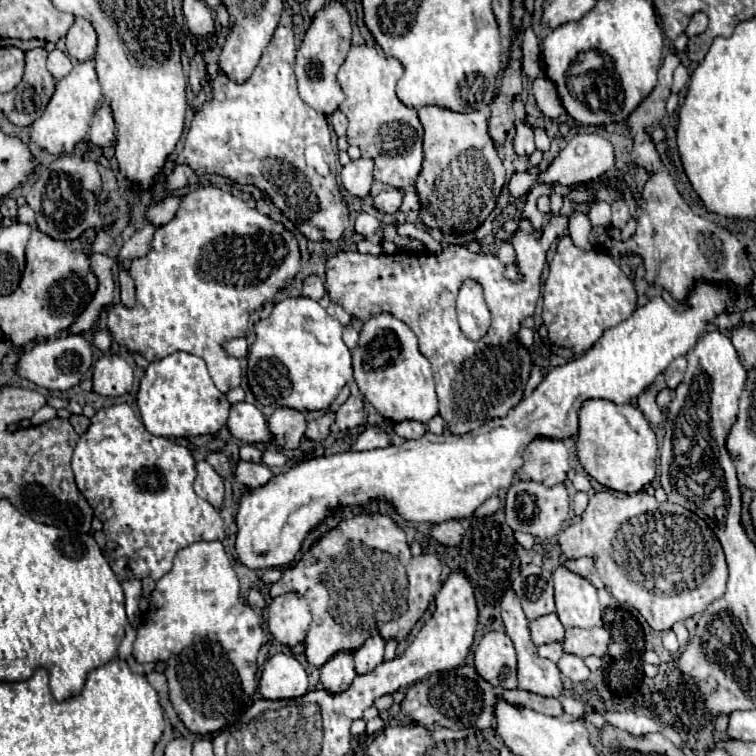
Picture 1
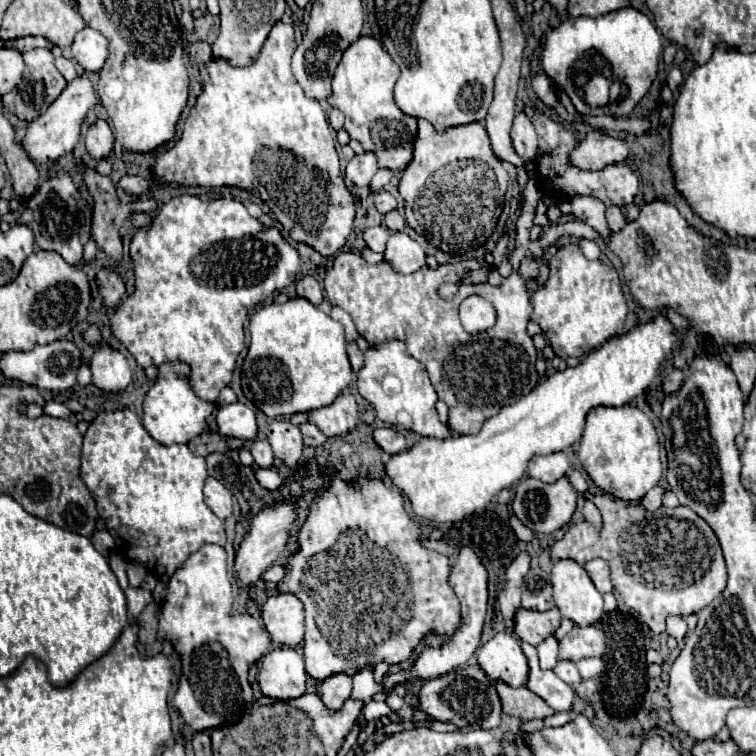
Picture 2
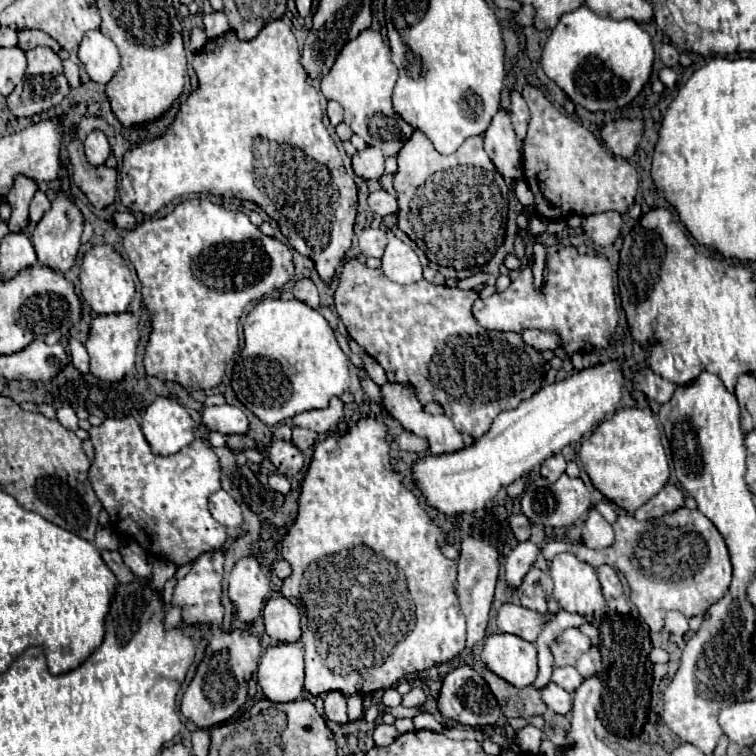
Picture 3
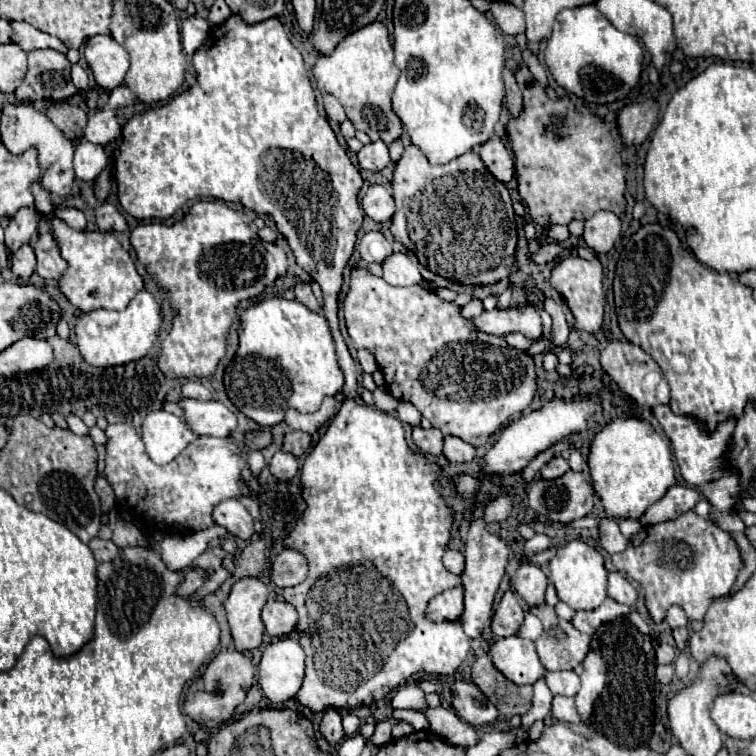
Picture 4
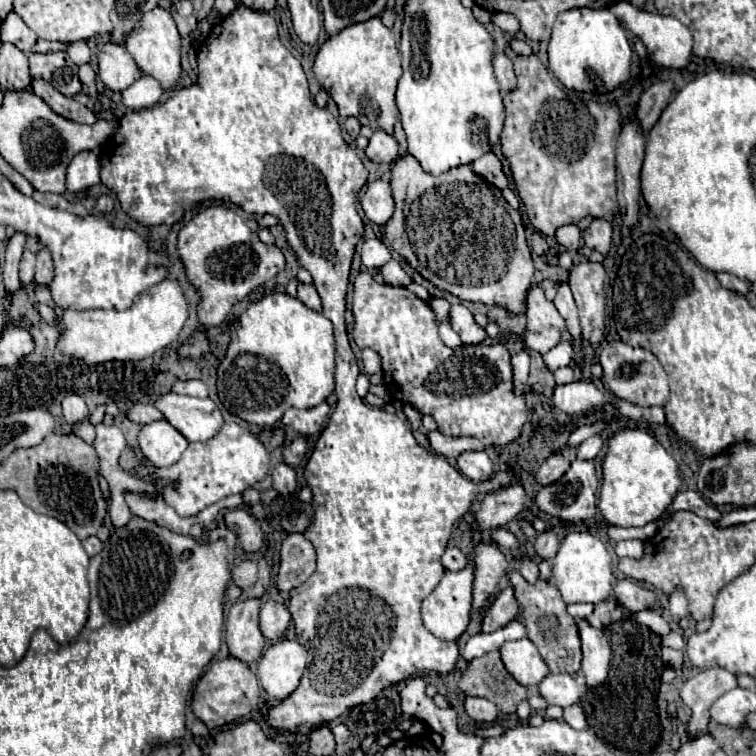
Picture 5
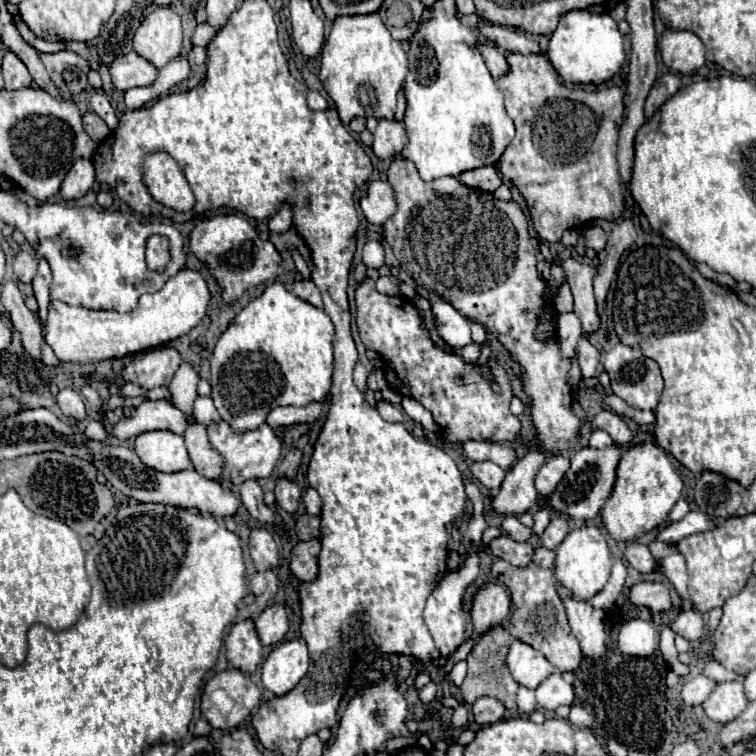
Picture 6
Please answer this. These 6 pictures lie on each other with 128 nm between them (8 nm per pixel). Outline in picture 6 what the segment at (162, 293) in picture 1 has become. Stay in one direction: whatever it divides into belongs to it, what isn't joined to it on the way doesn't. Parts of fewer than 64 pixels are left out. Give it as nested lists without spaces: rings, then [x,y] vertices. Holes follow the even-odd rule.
[[[218,214],[198,220],[196,226],[190,230],[188,248],[200,262],[208,266],[208,272],[220,286],[224,304],[236,302],[252,286],[274,280],[282,264],[282,258],[274,244],[270,240],[260,240],[258,232],[242,214]]]

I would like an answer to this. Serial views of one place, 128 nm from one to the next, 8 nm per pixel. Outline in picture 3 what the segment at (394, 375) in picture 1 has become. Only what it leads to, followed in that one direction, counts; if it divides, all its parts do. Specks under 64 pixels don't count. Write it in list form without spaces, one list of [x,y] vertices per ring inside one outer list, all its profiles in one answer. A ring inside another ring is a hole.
[[[386,380],[386,384],[380,386],[380,394],[382,394],[382,406],[390,412],[392,418],[396,418],[406,430],[414,432],[420,438],[426,438],[428,442],[428,450],[432,454],[440,454],[440,452],[456,452],[456,448],[464,448],[464,440],[460,436],[460,432],[454,428],[452,420],[446,416],[432,416],[424,410],[422,402],[418,400],[416,394],[416,386],[408,384],[408,382],[390,382]]]

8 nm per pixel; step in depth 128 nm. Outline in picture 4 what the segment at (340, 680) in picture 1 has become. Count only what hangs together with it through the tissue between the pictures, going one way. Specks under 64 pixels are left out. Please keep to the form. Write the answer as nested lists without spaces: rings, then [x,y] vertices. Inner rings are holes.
[[[328,708],[324,712],[324,718],[320,722],[320,730],[324,734],[324,738],[330,744],[338,744],[344,738],[344,730],[342,730],[342,714],[338,708]]]

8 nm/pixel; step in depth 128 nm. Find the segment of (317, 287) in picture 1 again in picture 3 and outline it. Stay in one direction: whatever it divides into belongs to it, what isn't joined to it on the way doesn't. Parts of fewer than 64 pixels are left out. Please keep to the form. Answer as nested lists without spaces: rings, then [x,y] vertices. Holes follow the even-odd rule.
[[[302,278],[302,280],[298,280],[298,282],[294,284],[292,294],[294,294],[298,300],[306,302],[308,306],[312,306],[312,308],[320,308],[318,290],[316,290],[316,286],[314,286],[314,282],[312,282],[310,278]]]

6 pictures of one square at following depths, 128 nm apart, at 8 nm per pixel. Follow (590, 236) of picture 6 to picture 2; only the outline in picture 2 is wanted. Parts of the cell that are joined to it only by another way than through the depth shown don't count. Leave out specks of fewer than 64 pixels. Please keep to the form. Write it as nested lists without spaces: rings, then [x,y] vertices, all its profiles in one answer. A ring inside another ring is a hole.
[[[608,206],[606,220],[608,220],[610,230],[614,230],[614,232],[618,232],[618,230],[622,230],[626,226],[626,218],[624,218],[624,214],[622,214],[622,210],[618,206]]]

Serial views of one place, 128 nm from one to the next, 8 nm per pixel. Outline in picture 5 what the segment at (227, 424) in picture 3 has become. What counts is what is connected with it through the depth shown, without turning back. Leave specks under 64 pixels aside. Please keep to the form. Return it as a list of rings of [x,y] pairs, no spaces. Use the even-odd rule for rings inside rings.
[[[168,394],[160,396],[154,406],[178,432],[186,436],[188,442],[210,440],[224,424],[220,408],[210,398]]]

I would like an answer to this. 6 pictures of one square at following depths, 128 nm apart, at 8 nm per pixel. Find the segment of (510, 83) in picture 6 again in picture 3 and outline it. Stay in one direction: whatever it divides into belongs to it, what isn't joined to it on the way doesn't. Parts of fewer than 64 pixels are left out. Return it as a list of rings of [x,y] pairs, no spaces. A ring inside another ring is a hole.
[[[526,84],[522,96],[530,108],[532,120],[520,150],[524,158],[524,174],[536,198],[536,214],[546,222],[566,218],[568,214],[590,216],[606,210],[624,214],[634,204],[638,192],[636,168],[624,158],[612,156],[588,128],[554,108],[536,86]]]

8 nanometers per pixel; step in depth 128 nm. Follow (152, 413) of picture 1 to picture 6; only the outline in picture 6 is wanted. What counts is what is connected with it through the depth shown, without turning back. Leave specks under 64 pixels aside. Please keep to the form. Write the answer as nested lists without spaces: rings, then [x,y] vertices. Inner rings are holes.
[[[152,430],[138,434],[134,450],[148,468],[160,472],[180,472],[192,466],[184,438],[170,430]]]

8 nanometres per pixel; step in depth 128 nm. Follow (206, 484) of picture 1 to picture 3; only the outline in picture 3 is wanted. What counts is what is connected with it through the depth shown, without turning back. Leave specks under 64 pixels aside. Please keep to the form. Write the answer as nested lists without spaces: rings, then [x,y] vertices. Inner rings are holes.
[[[216,490],[210,500],[208,500],[208,506],[210,506],[210,514],[224,526],[230,526],[230,528],[240,528],[242,526],[242,512],[240,512],[240,506],[234,502],[234,498],[226,492],[226,490]]]

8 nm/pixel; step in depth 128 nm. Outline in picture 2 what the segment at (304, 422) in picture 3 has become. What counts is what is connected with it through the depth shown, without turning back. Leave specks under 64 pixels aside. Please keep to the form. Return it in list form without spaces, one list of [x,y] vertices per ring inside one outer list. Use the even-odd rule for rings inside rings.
[[[340,394],[330,406],[310,412],[310,420],[326,436],[346,436],[358,424],[358,402],[352,394]]]

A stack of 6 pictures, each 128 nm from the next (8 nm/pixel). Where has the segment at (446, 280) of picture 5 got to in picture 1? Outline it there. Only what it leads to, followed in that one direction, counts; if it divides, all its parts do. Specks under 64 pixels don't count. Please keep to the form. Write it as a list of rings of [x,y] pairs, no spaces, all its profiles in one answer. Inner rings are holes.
[[[422,106],[418,116],[424,126],[424,168],[416,180],[416,192],[422,204],[420,220],[428,228],[440,228],[442,232],[468,232],[478,228],[494,210],[498,194],[506,182],[506,170],[496,154],[494,142],[488,136],[486,112],[454,112],[442,106]]]

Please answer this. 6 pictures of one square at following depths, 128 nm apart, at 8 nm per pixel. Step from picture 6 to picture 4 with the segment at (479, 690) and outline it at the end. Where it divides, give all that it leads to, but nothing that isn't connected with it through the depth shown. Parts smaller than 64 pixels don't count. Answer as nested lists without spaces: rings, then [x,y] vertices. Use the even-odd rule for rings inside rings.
[[[490,656],[476,658],[472,664],[472,680],[506,718],[524,716],[532,706],[532,686],[510,682],[500,670],[496,670]]]

